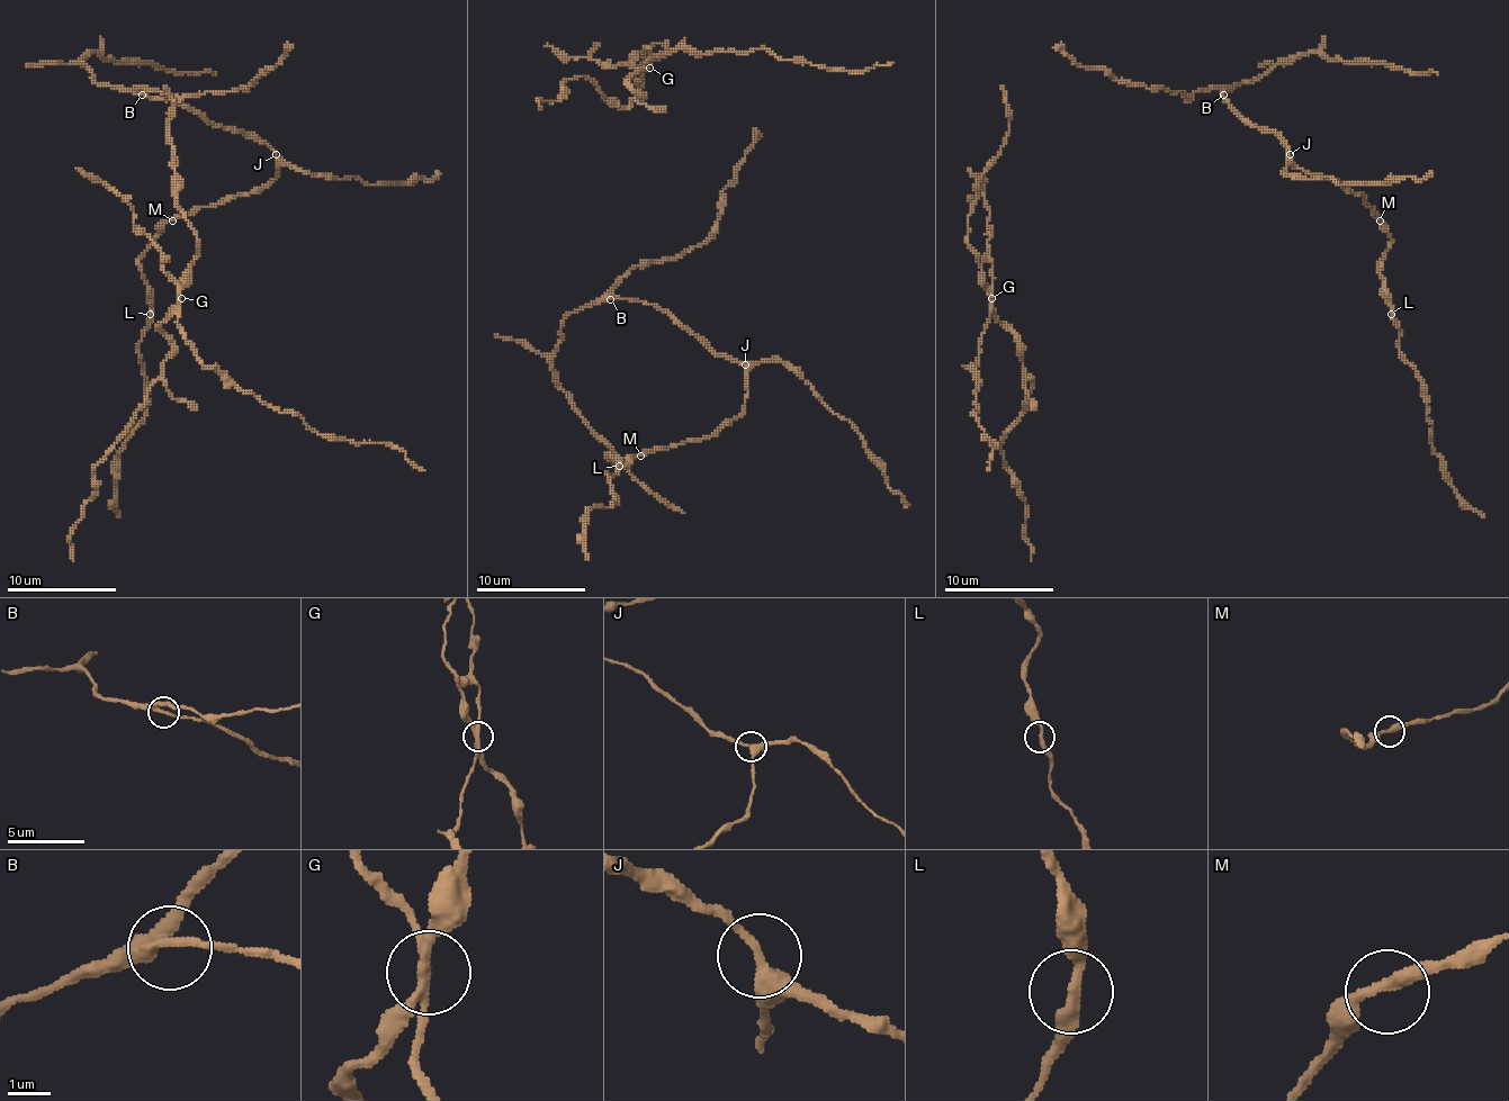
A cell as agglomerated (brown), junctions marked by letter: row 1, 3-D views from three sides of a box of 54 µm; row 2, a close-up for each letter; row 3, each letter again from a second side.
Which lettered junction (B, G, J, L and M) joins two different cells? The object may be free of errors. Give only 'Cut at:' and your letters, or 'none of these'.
Cut at: G

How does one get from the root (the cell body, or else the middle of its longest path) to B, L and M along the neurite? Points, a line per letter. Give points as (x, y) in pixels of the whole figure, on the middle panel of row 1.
B: (688, 252), (659, 260), (644, 260), (621, 279), (610, 299)
L: (688, 252), (644, 260), (610, 299), (646, 301), (743, 362), (745, 408), (625, 466), (608, 456), (619, 466)
M: (688, 252), (644, 260), (610, 299), (646, 301), (743, 362), (747, 397), (715, 433), (640, 456)

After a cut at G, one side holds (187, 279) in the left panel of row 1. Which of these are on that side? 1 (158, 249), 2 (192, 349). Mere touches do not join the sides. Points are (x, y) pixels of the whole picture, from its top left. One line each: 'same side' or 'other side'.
1: other side
2: other side

